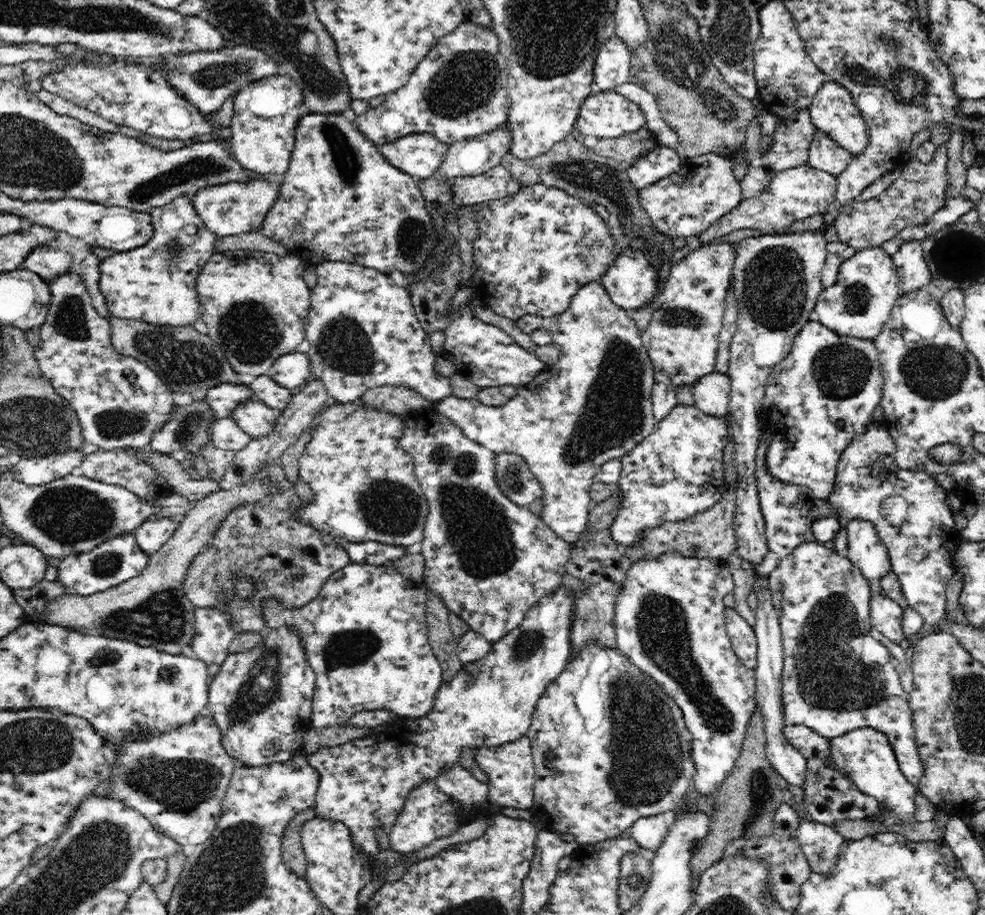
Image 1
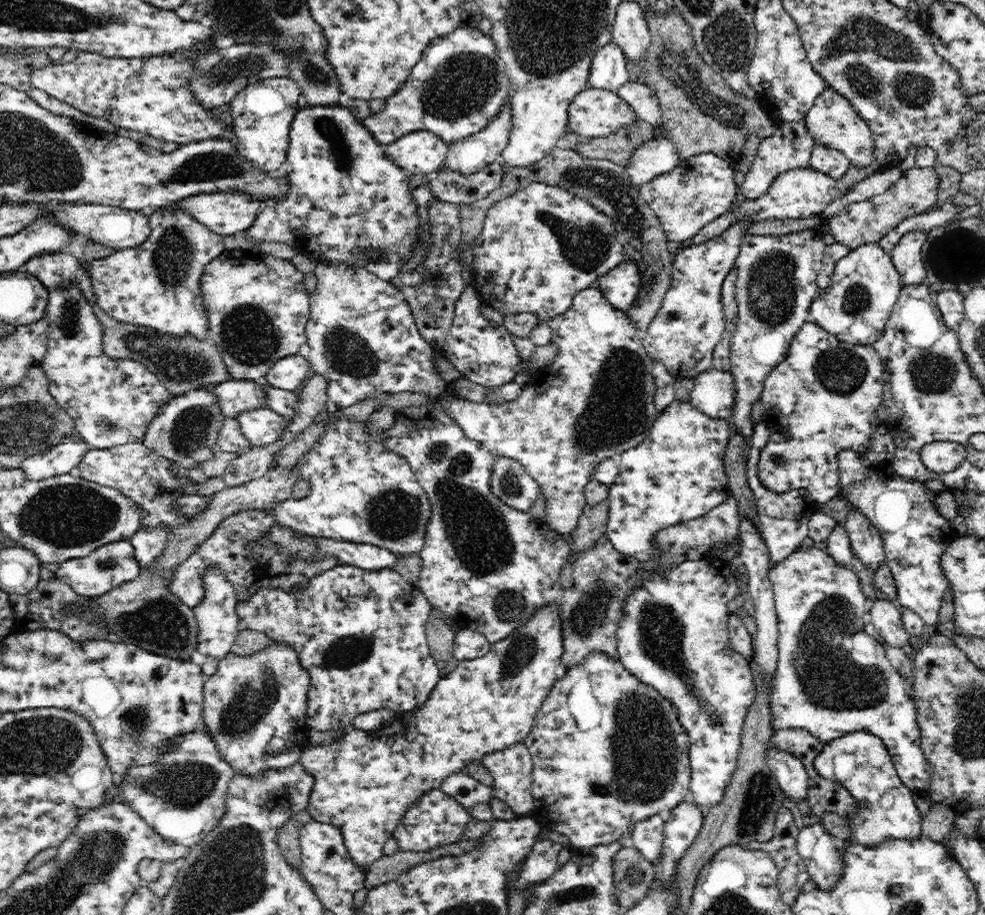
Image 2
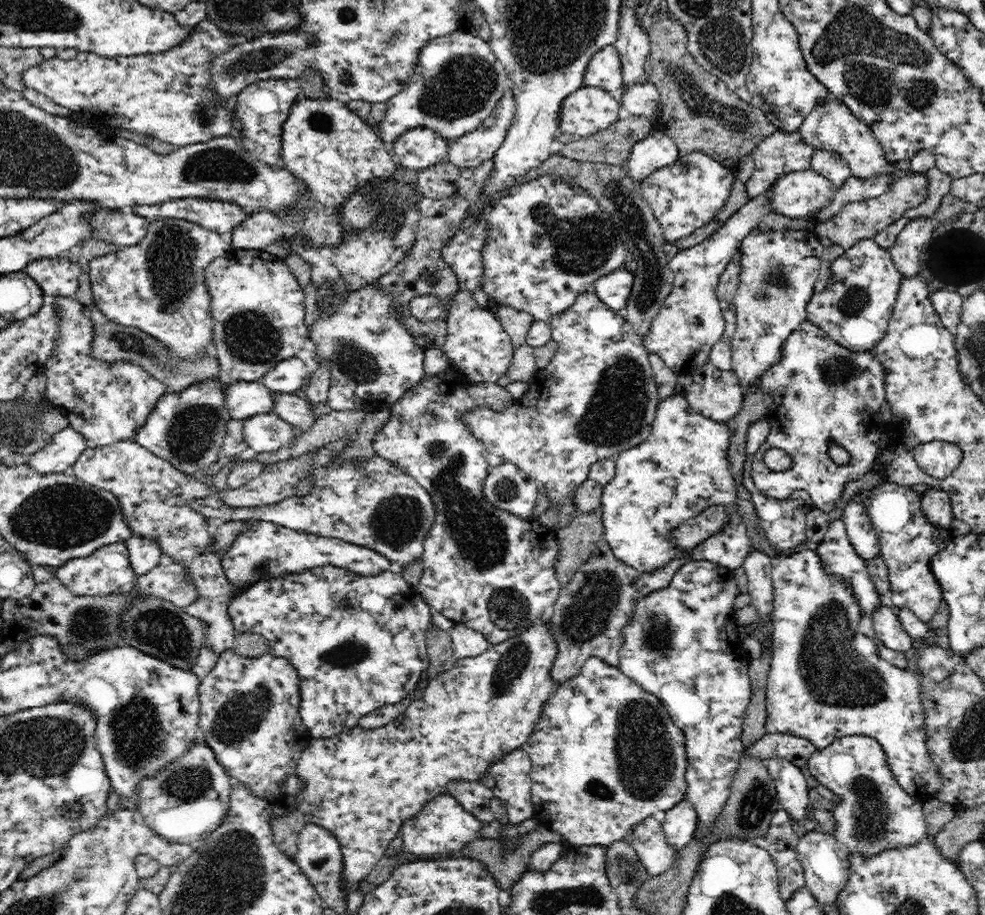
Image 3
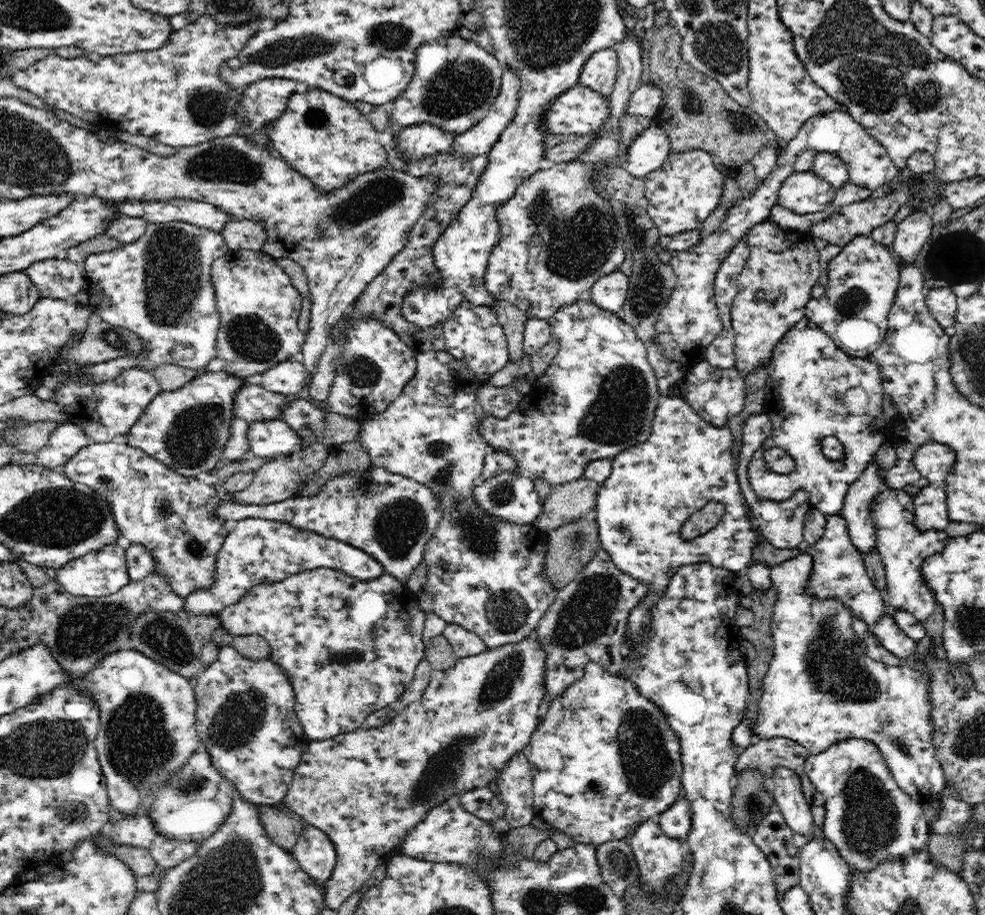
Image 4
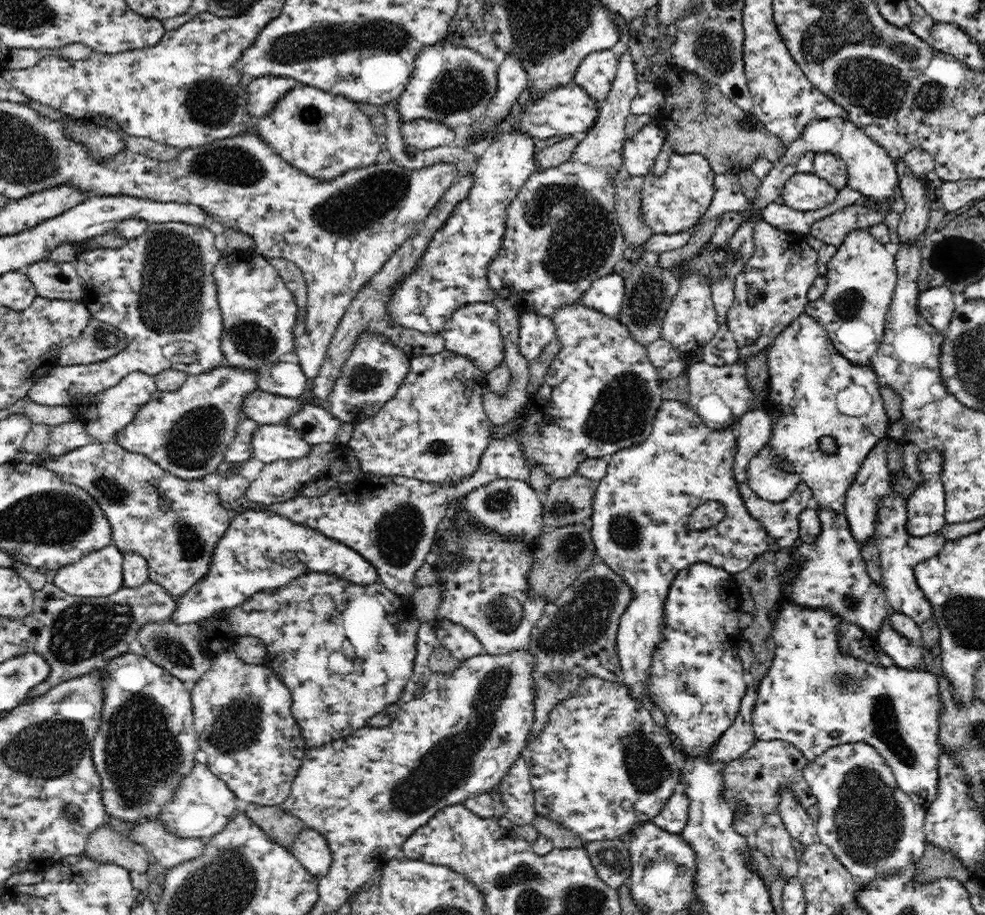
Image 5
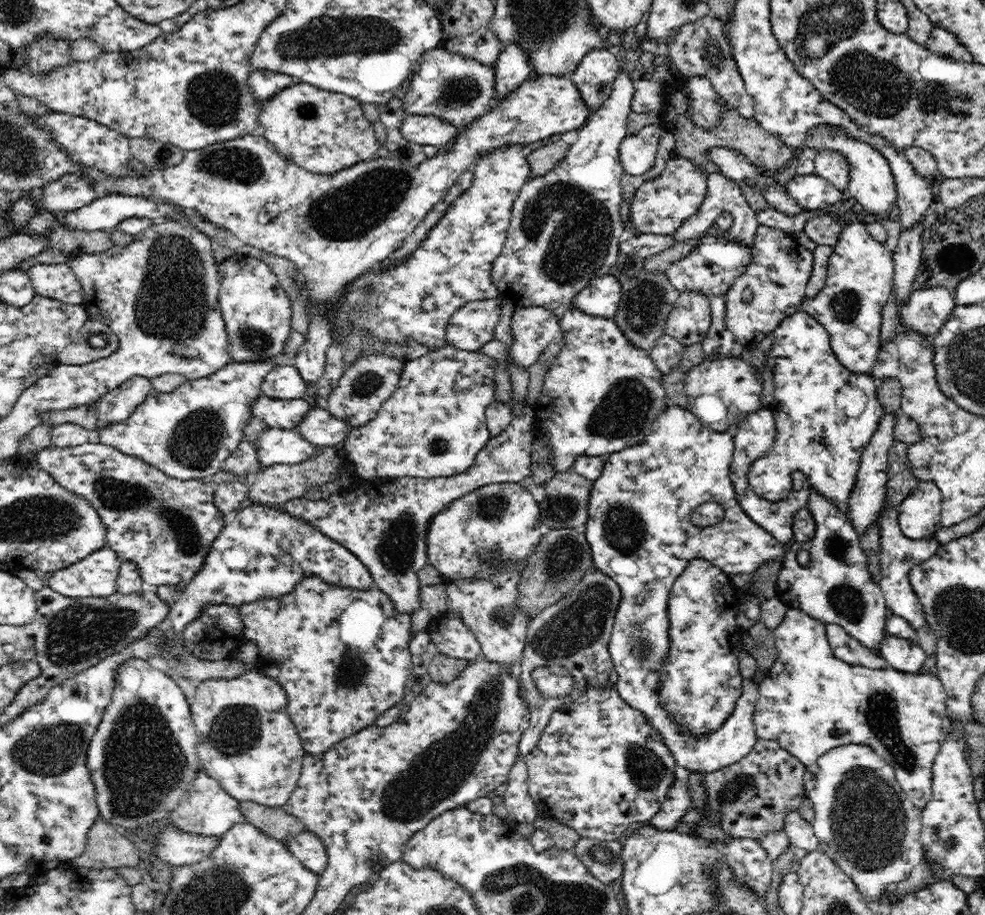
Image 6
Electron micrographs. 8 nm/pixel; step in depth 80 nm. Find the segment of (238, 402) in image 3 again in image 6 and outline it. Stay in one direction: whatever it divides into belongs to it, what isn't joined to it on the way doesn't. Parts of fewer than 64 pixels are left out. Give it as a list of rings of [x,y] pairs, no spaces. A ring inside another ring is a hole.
[[[261,395],[252,402],[252,416],[257,416],[257,419],[269,428],[295,430],[298,422],[304,421],[304,414],[310,408],[313,406],[306,400],[274,400]]]

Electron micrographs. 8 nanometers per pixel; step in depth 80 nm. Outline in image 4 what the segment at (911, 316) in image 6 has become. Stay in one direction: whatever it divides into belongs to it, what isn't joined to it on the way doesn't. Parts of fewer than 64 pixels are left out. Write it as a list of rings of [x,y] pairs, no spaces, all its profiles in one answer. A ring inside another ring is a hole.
[[[947,288],[926,291],[925,295],[928,310],[950,337],[955,331],[953,326],[957,313],[956,297],[956,292]]]

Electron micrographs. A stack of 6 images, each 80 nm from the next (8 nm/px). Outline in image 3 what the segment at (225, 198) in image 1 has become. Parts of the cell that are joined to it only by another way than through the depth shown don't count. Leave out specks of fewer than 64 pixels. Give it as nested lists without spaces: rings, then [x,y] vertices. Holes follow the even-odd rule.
[[[216,197],[176,199],[159,205],[132,207],[132,212],[149,221],[156,217],[179,217],[225,237],[250,216],[239,203]]]

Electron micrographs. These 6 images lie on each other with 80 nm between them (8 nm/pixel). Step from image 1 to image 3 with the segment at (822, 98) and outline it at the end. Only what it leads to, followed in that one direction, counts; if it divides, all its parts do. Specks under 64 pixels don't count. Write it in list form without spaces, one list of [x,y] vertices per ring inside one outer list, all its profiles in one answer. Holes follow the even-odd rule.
[[[826,96],[816,108],[805,117],[799,127],[801,141],[811,144],[814,150],[824,149],[828,153],[840,154],[851,167],[851,176],[854,178],[874,178],[882,174],[893,174],[895,165],[889,164],[884,158],[884,151],[879,141],[868,128],[868,125],[857,118],[843,101],[836,97]]]

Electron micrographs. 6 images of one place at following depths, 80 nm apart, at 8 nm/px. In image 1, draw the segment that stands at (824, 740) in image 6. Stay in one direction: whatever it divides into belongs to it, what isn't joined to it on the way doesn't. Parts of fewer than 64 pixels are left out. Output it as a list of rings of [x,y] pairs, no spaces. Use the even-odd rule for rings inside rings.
[[[816,540],[796,546],[767,578],[781,626],[784,653],[781,682],[785,726],[804,725],[830,739],[856,728],[864,728],[865,725],[876,728],[890,739],[903,775],[917,785],[923,766],[913,738],[912,709],[909,707],[908,693],[901,685],[900,675],[892,666],[889,650],[871,636],[869,604],[872,594],[867,578],[847,556],[840,556],[834,549],[828,549]]]

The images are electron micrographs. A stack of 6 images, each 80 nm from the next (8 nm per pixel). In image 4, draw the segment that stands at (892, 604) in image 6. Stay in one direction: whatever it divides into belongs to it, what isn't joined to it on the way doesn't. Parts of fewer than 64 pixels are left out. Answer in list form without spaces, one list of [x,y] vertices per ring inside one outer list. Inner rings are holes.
[[[886,488],[873,498],[870,518],[876,527],[876,550],[885,568],[888,602],[898,611],[912,613],[916,620],[926,620],[939,613],[935,593],[923,579],[922,564],[929,556],[942,552],[948,535],[936,529],[920,529],[915,525],[915,498],[902,489]]]

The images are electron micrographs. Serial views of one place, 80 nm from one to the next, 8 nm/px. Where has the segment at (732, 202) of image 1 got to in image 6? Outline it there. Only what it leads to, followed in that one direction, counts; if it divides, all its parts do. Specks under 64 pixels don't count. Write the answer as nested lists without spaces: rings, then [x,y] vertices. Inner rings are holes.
[[[673,156],[666,162],[659,176],[644,181],[631,196],[627,208],[631,224],[640,234],[670,236],[675,233],[704,202],[707,195],[707,176],[704,171],[696,169],[692,158]]]

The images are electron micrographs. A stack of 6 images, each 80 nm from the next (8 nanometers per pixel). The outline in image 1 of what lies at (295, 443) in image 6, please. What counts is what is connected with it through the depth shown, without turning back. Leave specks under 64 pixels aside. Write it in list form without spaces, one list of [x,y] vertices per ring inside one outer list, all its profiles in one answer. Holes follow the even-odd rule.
[[[256,399],[237,403],[229,416],[248,436],[260,438],[272,433],[279,418],[278,414],[274,408]]]

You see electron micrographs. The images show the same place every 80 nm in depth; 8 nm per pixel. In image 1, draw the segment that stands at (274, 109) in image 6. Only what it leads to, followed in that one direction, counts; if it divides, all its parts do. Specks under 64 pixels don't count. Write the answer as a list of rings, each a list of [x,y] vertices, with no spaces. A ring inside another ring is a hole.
[[[303,113],[299,120],[298,127],[295,130],[295,151],[292,152],[292,158],[288,165],[288,170],[284,173],[283,183],[279,186],[279,196],[272,206],[266,222],[262,226],[262,230],[258,230],[260,234],[267,236],[270,240],[280,243],[286,247],[290,254],[299,257],[307,262],[307,264],[319,265],[322,263],[332,262],[348,262],[350,264],[359,264],[368,268],[379,270],[382,273],[389,273],[392,270],[398,272],[418,272],[422,270],[422,266],[428,260],[428,254],[434,254],[434,246],[436,246],[436,230],[432,228],[432,220],[426,211],[424,196],[417,185],[417,181],[410,175],[404,174],[400,169],[393,167],[392,164],[385,160],[380,150],[374,143],[370,143],[368,139],[362,136],[361,132],[356,130],[352,124],[351,115],[318,115]]]

